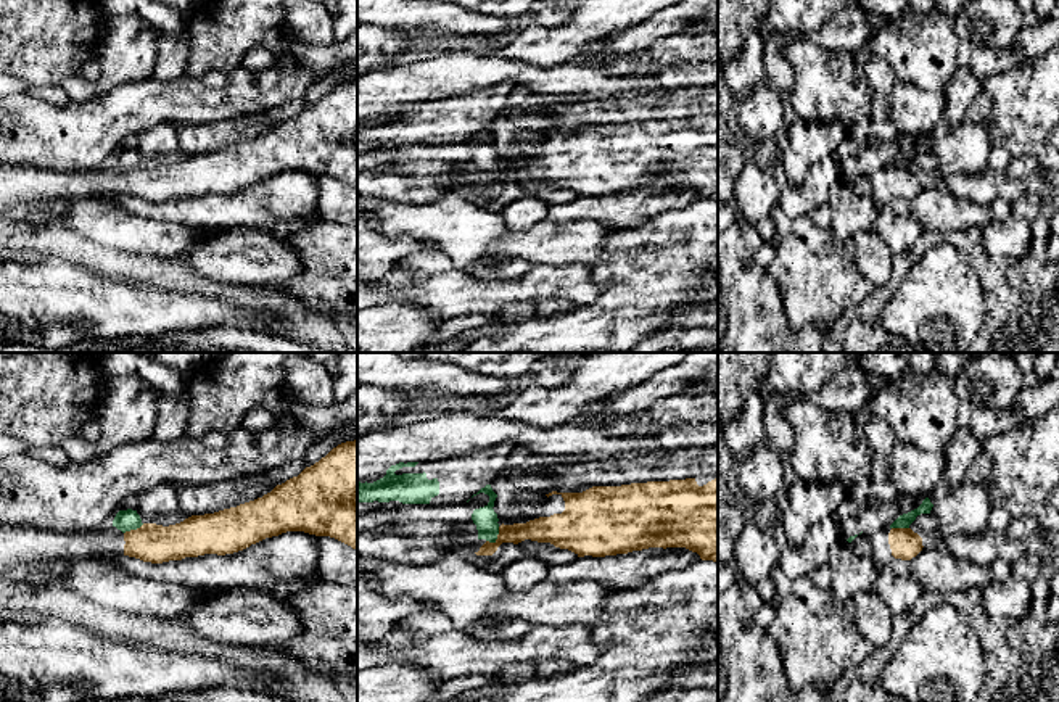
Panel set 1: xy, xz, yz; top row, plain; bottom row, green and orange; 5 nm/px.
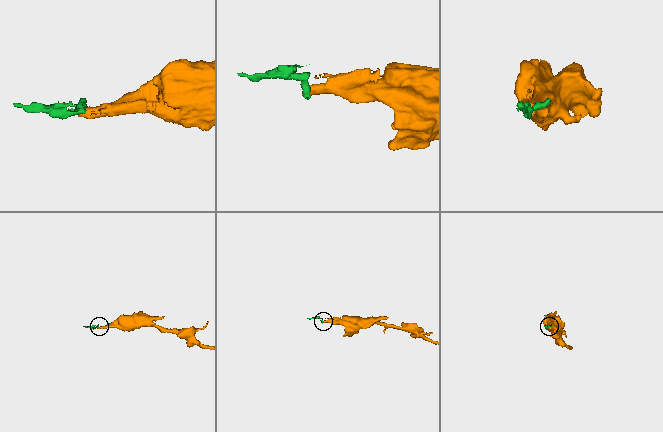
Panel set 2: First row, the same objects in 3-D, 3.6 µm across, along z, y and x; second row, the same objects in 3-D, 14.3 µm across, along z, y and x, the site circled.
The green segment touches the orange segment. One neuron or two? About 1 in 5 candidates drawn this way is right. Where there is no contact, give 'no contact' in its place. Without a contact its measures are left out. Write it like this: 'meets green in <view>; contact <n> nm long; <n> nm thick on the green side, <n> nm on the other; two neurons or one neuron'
meets green in xz; contact 100 nm long; 120 nm thick on the green side, 130 nm on the other; two neurons

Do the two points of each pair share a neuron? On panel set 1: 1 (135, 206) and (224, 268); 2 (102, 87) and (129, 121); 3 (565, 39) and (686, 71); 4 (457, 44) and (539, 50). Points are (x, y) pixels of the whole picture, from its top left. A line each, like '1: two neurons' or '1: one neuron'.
1: two neurons
2: two neurons
3: two neurons
4: two neurons

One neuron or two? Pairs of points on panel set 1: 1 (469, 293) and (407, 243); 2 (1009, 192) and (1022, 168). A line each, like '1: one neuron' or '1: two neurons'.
1: two neurons
2: two neurons

